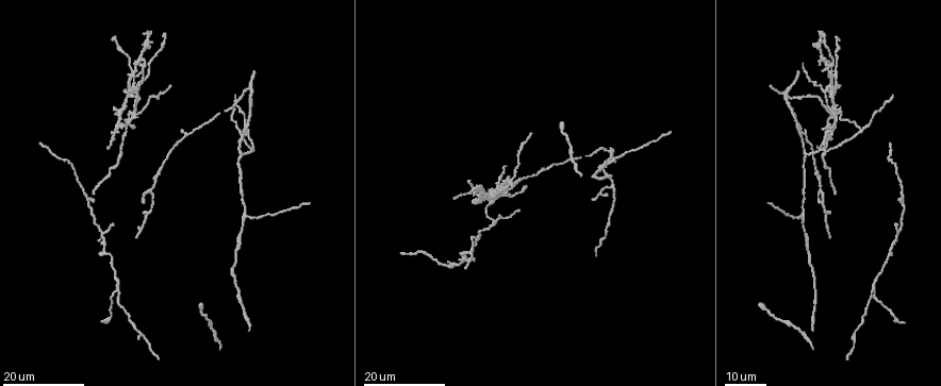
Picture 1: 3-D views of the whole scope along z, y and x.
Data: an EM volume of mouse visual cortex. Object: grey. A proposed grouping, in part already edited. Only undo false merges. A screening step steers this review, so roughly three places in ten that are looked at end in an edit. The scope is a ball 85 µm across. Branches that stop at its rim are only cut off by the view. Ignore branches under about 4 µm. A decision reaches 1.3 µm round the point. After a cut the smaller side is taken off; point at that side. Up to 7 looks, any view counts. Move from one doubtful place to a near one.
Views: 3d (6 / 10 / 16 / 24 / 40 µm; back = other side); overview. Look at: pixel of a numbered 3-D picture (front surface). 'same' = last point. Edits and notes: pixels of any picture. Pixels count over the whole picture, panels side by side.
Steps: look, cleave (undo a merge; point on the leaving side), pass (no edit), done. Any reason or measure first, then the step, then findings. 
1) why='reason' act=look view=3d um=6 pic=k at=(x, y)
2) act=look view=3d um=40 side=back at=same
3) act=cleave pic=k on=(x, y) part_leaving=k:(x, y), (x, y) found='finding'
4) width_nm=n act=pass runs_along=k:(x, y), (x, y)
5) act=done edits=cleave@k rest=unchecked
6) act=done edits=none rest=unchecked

why='sudden change in width' act=look view=3d um=16 pic=1 at=(250, 90)

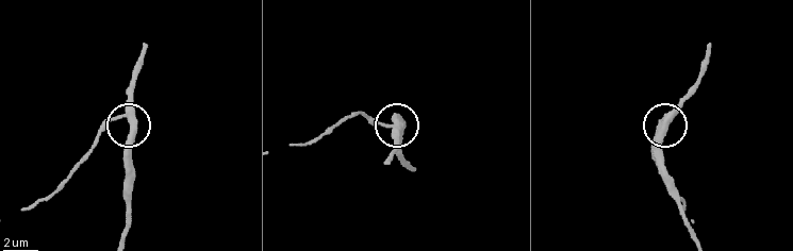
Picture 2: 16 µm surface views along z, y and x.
why='zoom in' act=look view=3d um=6 pic=2 at=(666, 120)

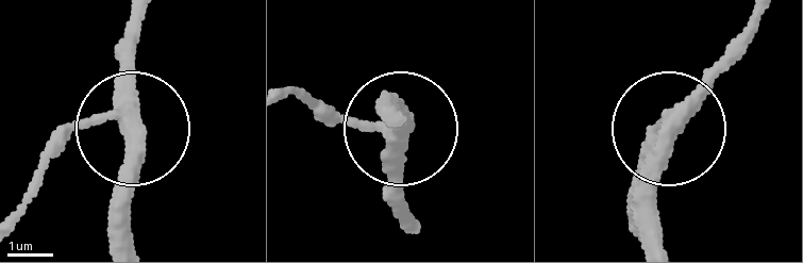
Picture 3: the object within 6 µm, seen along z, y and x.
width_nm=340 act=pass found='one cell here'

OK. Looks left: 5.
why='branch point' act=look view=3d um=16 pic=1 at=(824, 148)

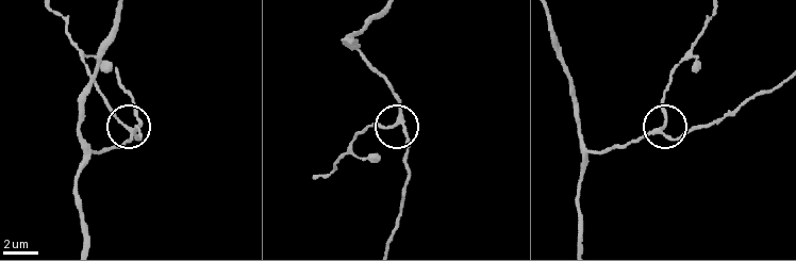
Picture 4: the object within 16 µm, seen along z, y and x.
act=look view=3d um=10 pic=4 at=(659, 130)

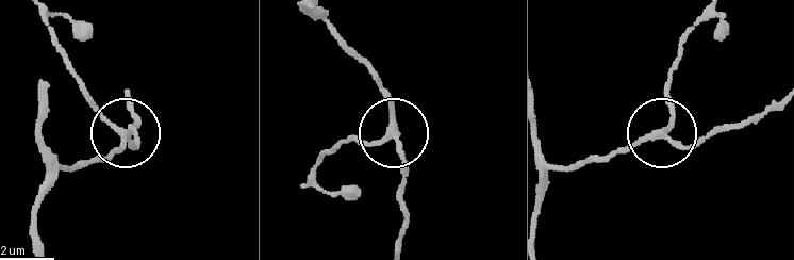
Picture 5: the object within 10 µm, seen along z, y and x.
why='zoom in' act=look view=3d um=6 pic=5 at=(393, 133)

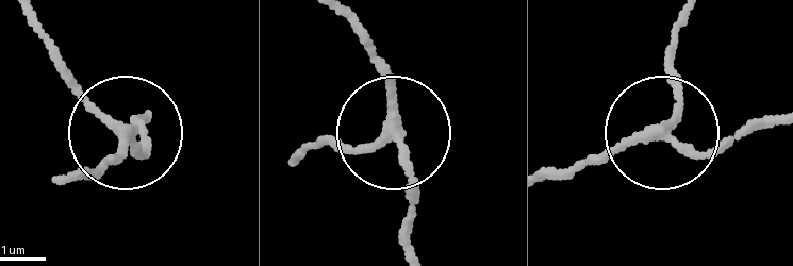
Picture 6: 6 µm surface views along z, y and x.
arms=3 act=pass runs_along=6:(551, 176), (655, 137), (677, 96), (677, 53) found='all the same cell'

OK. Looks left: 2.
why='thick turns thin' act=look view=3d um=24 pic=1 at=(891, 255)

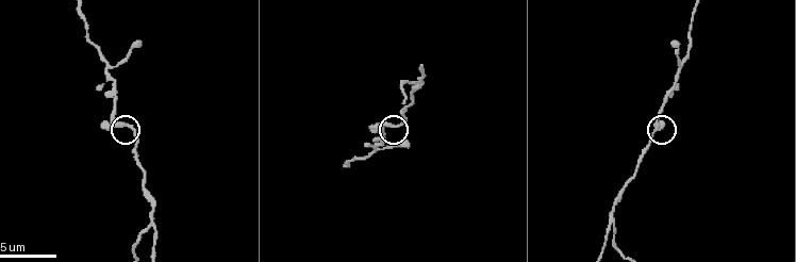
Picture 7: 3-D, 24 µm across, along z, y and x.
why='zoom in' act=look view=3d um=6 pic=7 at=(395, 126)

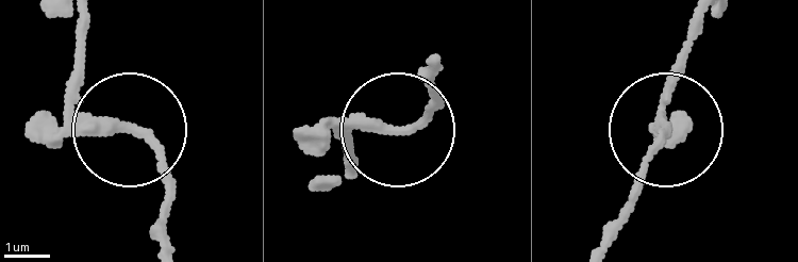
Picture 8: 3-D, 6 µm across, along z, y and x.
width_nm=210 act=pass found='all the same cell'

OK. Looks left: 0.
act=done edits=none rest=unchecked

